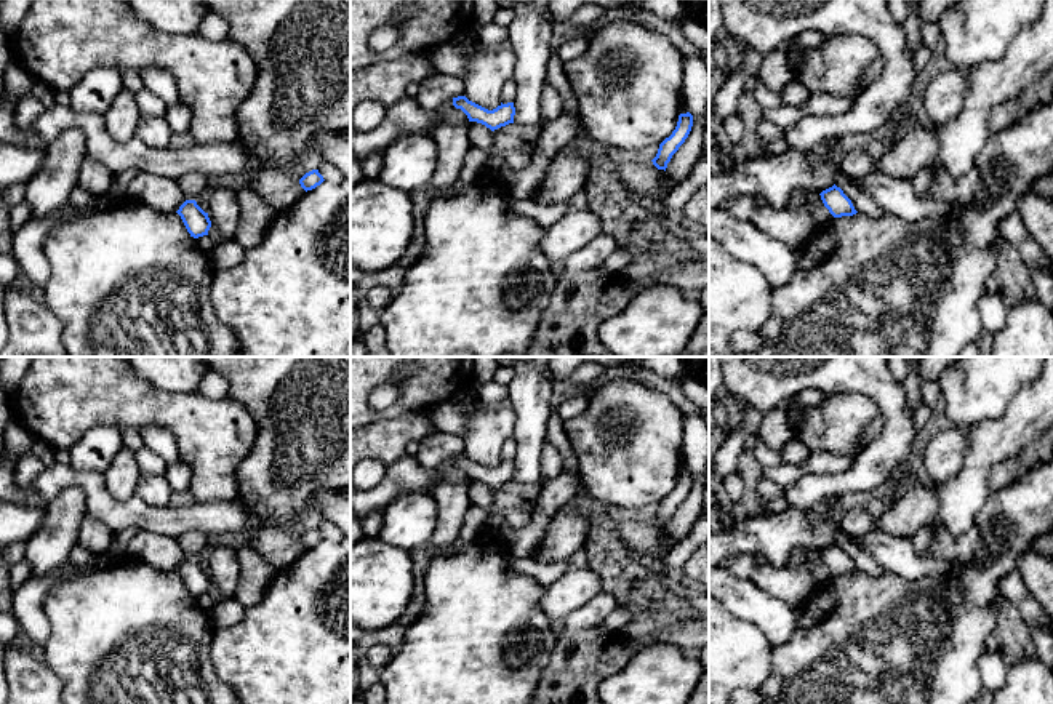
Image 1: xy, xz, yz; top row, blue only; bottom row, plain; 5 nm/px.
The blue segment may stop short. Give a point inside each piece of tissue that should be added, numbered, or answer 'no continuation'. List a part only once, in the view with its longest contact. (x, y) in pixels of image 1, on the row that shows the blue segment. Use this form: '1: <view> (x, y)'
no continuation

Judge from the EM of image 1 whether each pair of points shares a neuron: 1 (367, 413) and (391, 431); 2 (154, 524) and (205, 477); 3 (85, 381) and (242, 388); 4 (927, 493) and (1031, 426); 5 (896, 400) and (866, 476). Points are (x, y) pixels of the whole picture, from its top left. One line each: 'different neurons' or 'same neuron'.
1: different neurons
2: different neurons
3: different neurons
4: different neurons
5: same neuron

